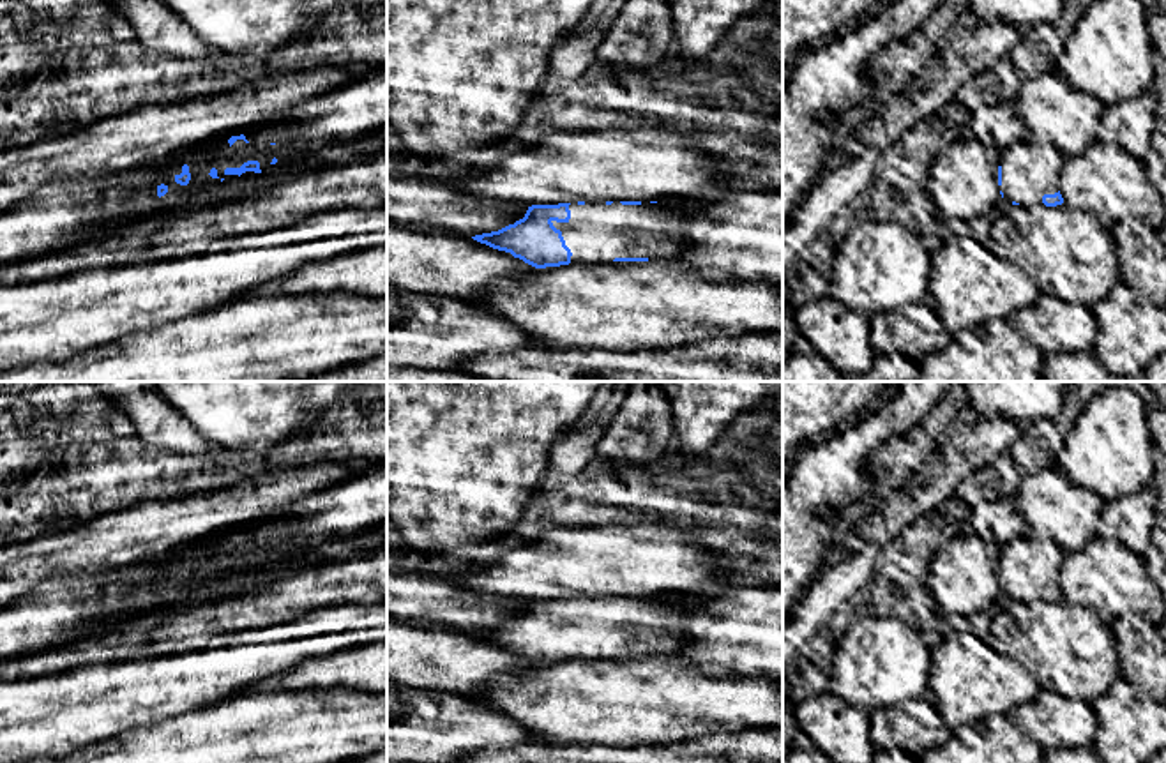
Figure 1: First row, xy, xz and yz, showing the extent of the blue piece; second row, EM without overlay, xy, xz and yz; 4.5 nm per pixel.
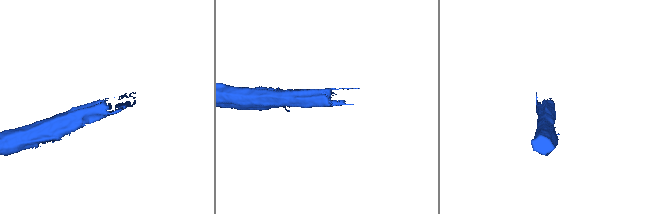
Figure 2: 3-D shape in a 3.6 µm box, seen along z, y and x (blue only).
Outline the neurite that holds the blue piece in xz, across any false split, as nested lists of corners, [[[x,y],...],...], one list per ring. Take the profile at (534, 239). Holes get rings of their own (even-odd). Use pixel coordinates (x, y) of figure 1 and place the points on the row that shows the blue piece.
[[[606,201],[606,203],[558,203],[532,205],[523,219],[498,231],[472,237],[493,249],[511,253],[535,268],[560,265],[602,265],[606,261],[671,260],[687,240],[682,231],[689,224],[685,205]]]

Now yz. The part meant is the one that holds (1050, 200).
[[[1030,134],[1000,150],[998,185],[1003,203],[1056,207],[1064,203],[1060,175],[1064,155]]]

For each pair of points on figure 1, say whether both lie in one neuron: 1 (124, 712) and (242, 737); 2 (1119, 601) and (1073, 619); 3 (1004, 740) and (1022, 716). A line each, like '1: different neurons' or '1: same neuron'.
1: different neurons
2: different neurons
3: different neurons

